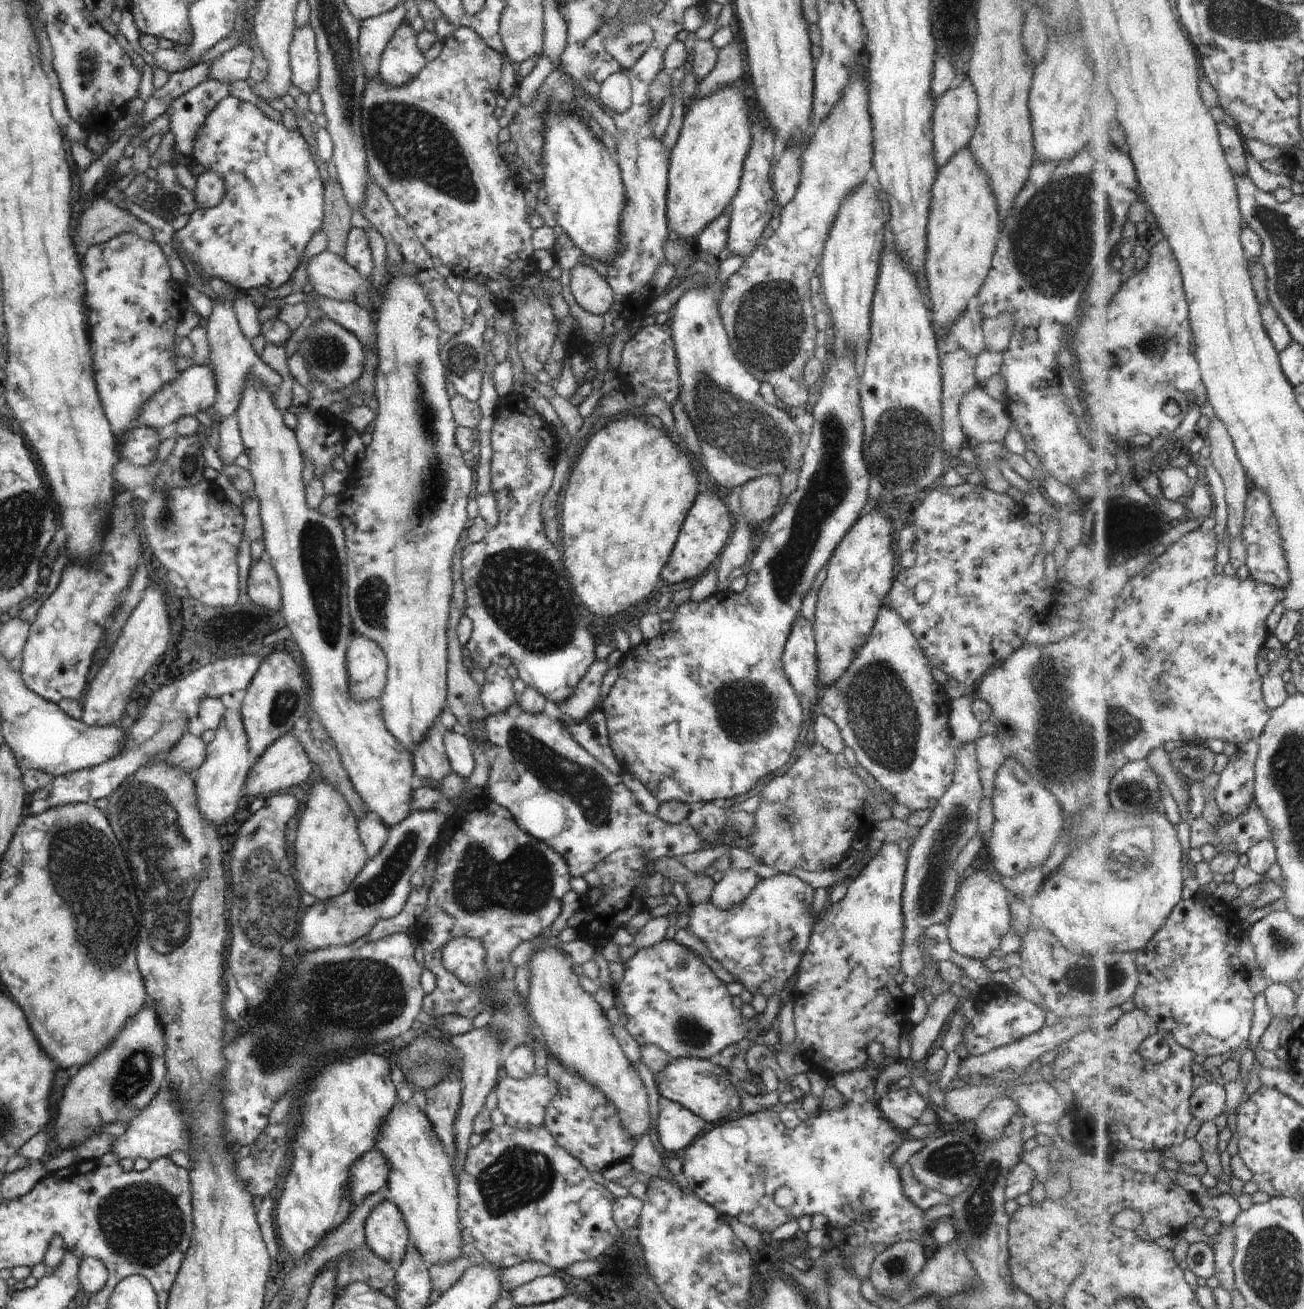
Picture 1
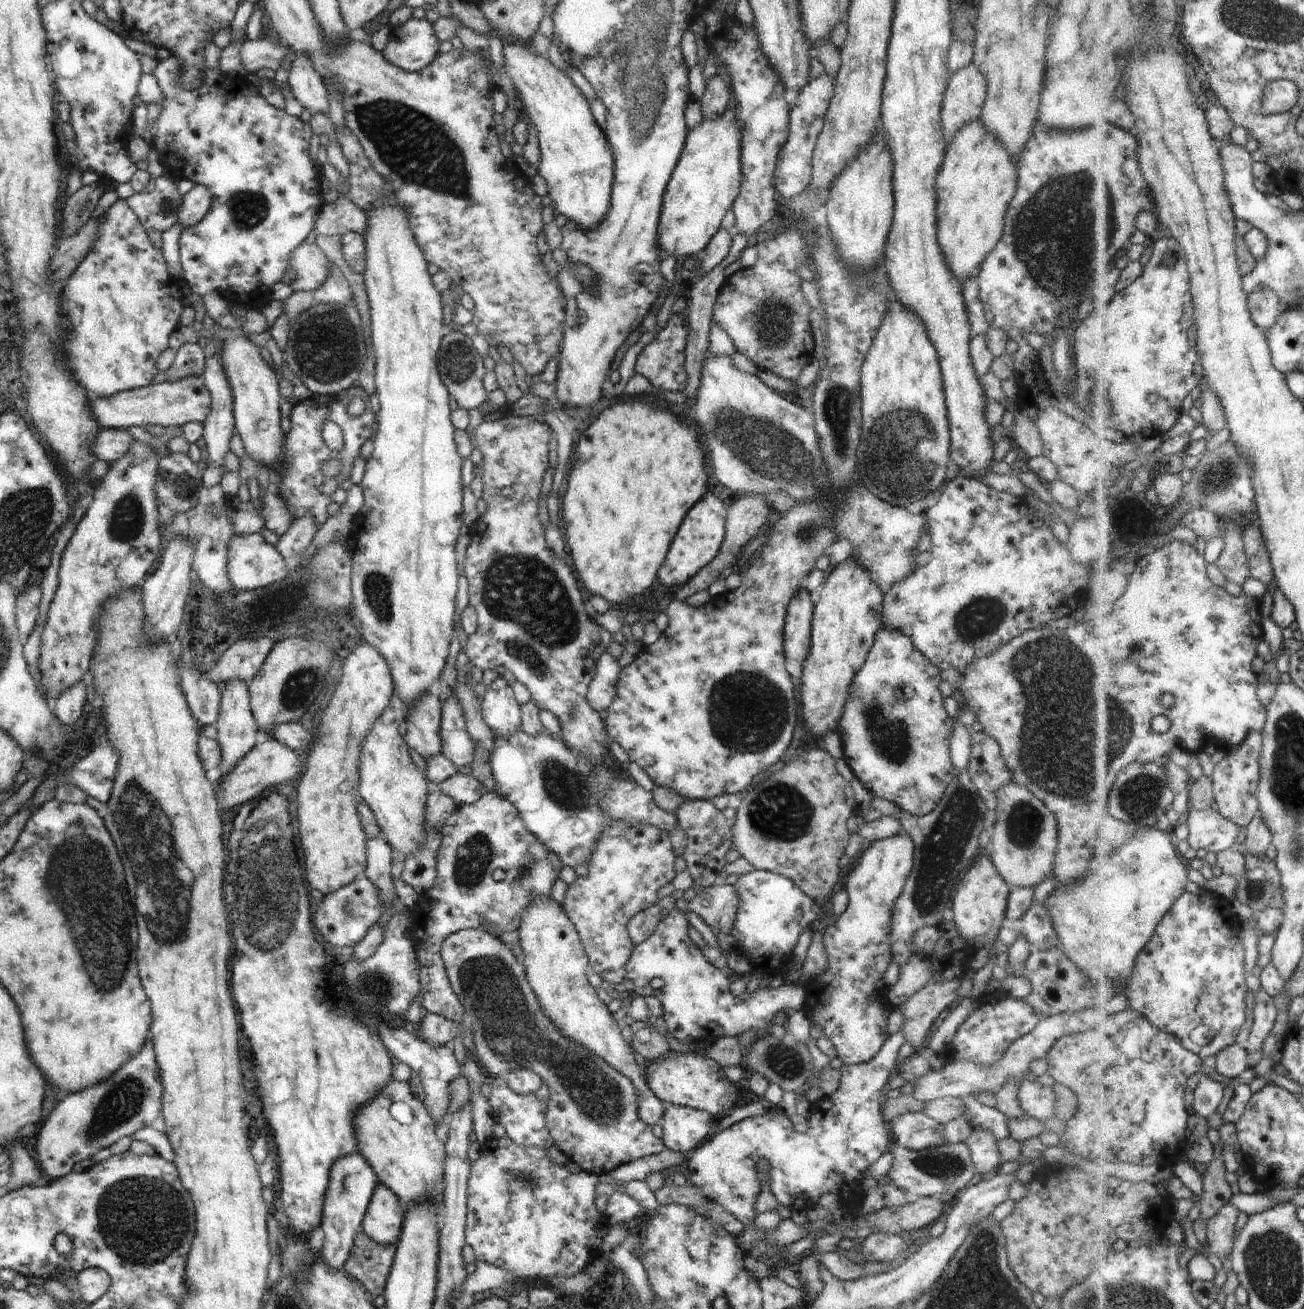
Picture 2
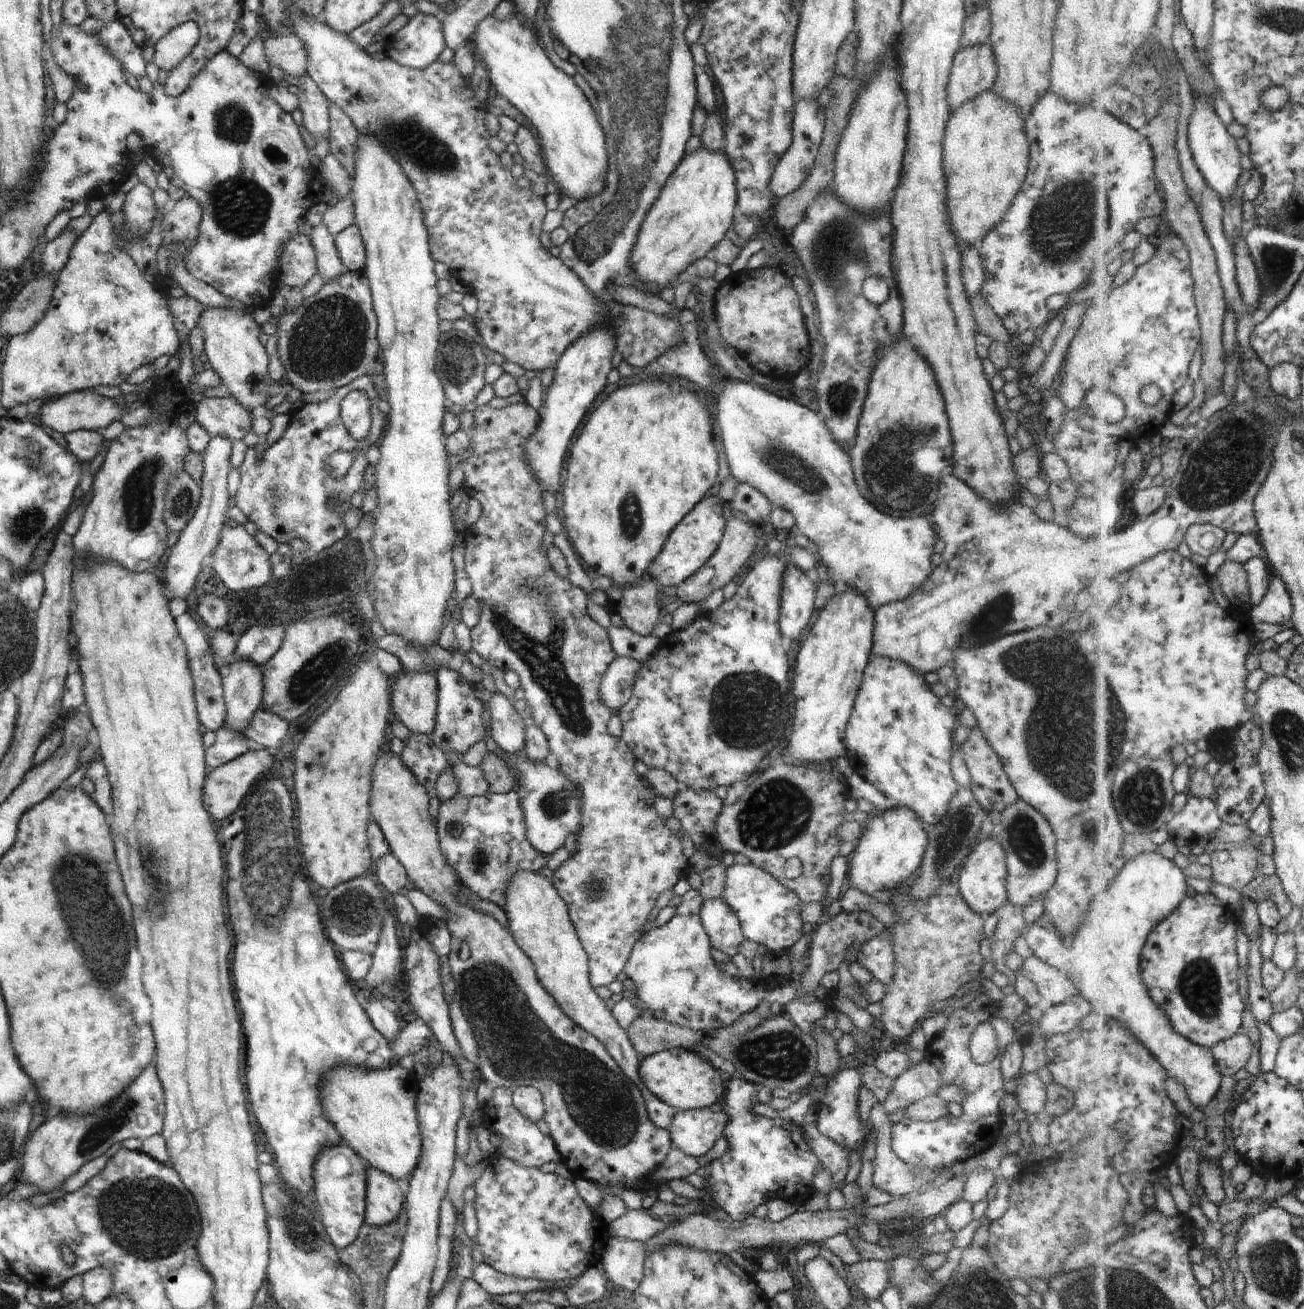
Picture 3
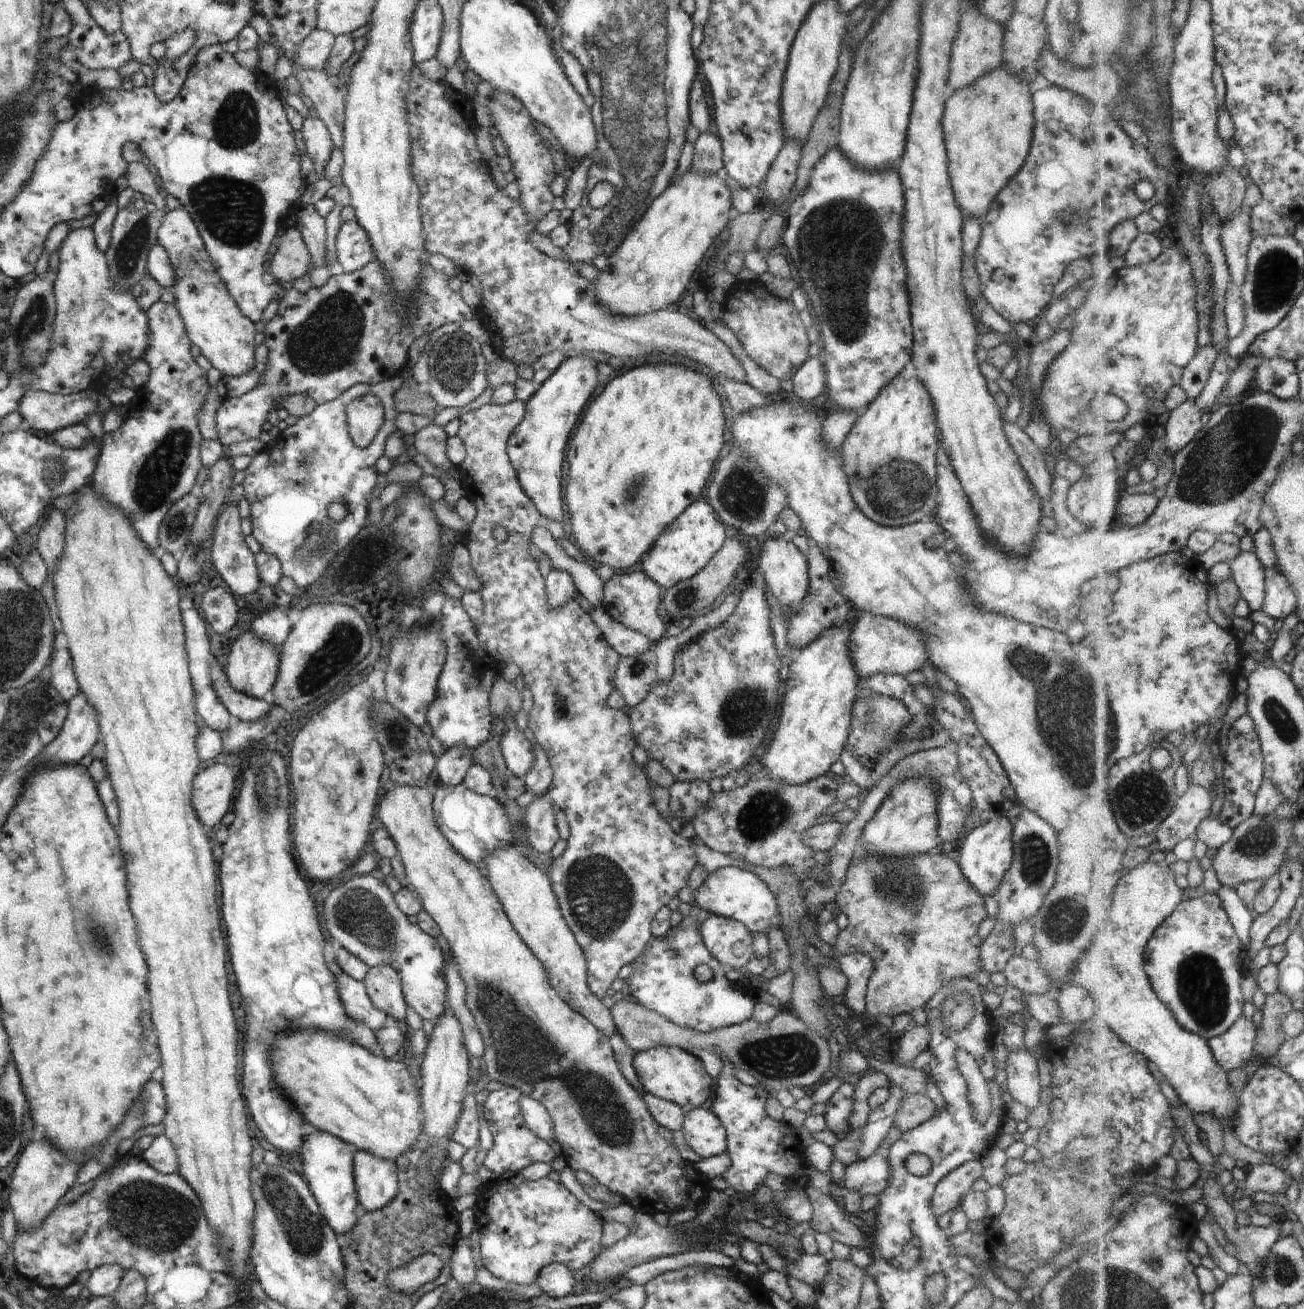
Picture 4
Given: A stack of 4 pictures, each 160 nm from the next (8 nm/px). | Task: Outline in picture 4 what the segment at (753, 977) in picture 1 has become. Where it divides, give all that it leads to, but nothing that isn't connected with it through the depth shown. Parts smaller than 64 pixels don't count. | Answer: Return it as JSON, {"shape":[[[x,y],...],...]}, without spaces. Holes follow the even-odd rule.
{"shape":[[[737,865],[726,866],[708,874],[704,883],[693,894],[700,910],[706,910],[716,916],[732,918],[740,922],[751,935],[764,933],[768,936],[772,928],[781,926],[778,900],[774,892],[770,892],[770,886],[756,874],[742,870]]]}

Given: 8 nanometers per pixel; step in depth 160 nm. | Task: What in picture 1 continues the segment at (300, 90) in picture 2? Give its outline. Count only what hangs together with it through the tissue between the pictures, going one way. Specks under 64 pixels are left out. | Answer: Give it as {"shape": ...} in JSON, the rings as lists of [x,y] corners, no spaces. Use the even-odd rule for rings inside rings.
{"shape":[[[309,23],[294,30],[289,47],[289,64],[292,85],[300,88],[304,94],[316,92],[319,84],[318,50],[316,34]]]}

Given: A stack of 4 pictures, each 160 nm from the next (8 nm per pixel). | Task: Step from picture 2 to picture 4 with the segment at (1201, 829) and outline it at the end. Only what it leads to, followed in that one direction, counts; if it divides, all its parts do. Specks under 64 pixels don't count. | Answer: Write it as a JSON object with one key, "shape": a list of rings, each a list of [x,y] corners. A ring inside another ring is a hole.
{"shape":[[[1190,784],[1190,788],[1180,797],[1171,815],[1156,831],[1157,842],[1154,851],[1172,852],[1184,840],[1201,840],[1200,828],[1206,820],[1213,819],[1211,790]]]}

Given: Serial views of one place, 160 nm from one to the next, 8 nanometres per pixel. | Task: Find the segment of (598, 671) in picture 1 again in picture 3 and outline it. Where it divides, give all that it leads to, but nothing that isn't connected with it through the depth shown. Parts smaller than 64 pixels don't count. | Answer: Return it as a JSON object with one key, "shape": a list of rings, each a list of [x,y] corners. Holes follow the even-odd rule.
{"shape":[[[618,656],[609,664],[602,677],[599,694],[612,712],[630,700],[633,682],[641,664],[636,659]]]}

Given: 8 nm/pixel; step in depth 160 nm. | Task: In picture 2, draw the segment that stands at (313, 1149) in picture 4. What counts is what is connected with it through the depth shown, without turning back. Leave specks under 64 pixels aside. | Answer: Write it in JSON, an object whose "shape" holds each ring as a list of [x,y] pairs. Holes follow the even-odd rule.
{"shape":[[[358,1152],[337,1158],[330,1167],[328,1188],[320,1218],[320,1226],[324,1232],[320,1254],[322,1260],[333,1269],[342,1269],[349,1257],[355,1234],[361,1230],[373,1190],[379,1182],[374,1169]]]}

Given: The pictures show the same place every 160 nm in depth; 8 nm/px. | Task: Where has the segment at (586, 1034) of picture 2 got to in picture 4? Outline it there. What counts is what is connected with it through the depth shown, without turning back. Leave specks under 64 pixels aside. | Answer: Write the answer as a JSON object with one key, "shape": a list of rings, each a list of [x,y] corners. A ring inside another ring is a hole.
{"shape":[[[500,846],[494,852],[490,852],[490,856],[486,856],[484,860],[486,860],[487,880],[504,908],[506,917],[510,920],[514,932],[520,936],[520,940],[542,964],[550,986],[554,988],[565,1004],[568,1004],[574,1012],[584,1016],[603,1036],[606,1036],[624,1079],[640,1094],[654,1121],[670,1132],[682,1131],[682,1122],[684,1122],[686,1111],[672,1102],[645,1092],[639,1082],[636,1070],[634,1070],[634,1050],[630,1050],[630,1046],[622,1040],[618,1026],[614,1024],[612,1019],[611,1010],[608,1010],[590,991],[587,984],[586,956],[562,916],[558,898],[554,894],[547,874],[538,870],[527,857],[518,852],[515,846],[510,846],[510,848]]]}

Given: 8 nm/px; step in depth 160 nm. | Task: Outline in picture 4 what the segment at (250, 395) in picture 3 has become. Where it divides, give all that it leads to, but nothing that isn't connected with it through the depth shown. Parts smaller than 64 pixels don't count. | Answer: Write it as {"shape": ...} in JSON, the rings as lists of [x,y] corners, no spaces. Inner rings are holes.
{"shape":[[[180,206],[163,216],[157,231],[158,245],[164,248],[168,259],[174,266],[176,284],[167,288],[174,294],[174,306],[182,316],[186,335],[192,345],[197,346],[201,355],[206,357],[213,368],[228,376],[242,376],[254,368],[255,323],[242,314],[226,286],[222,284],[210,256],[204,248],[198,228],[190,214]]]}

